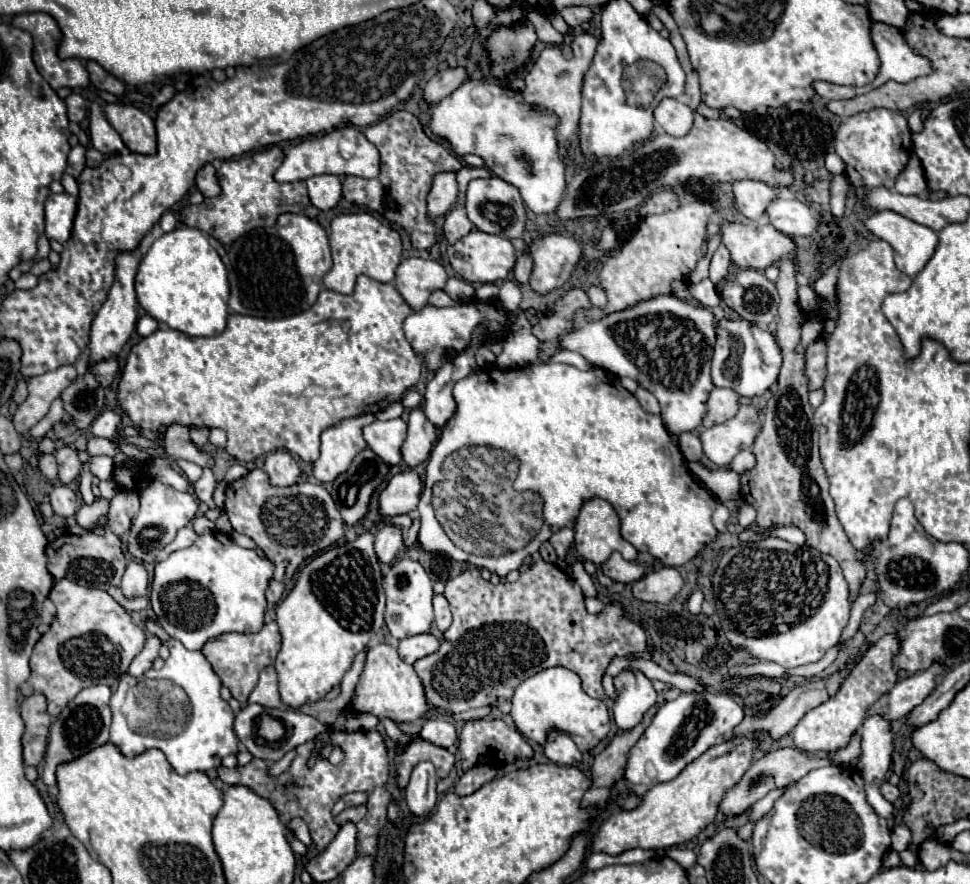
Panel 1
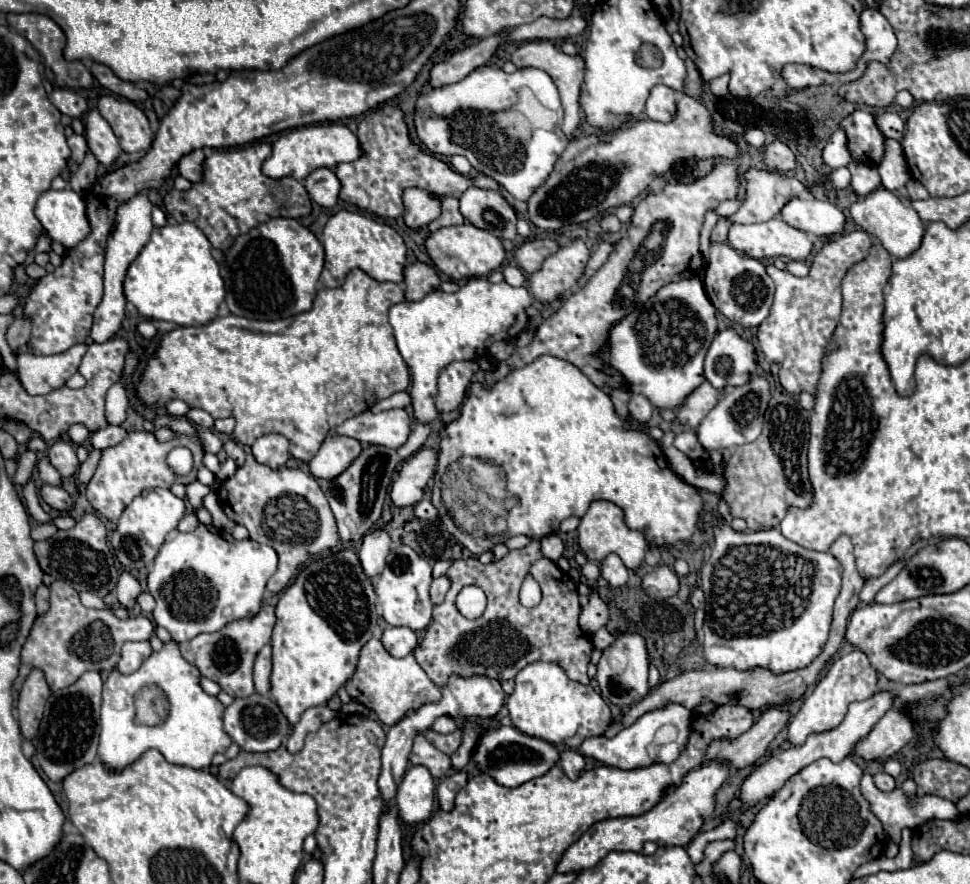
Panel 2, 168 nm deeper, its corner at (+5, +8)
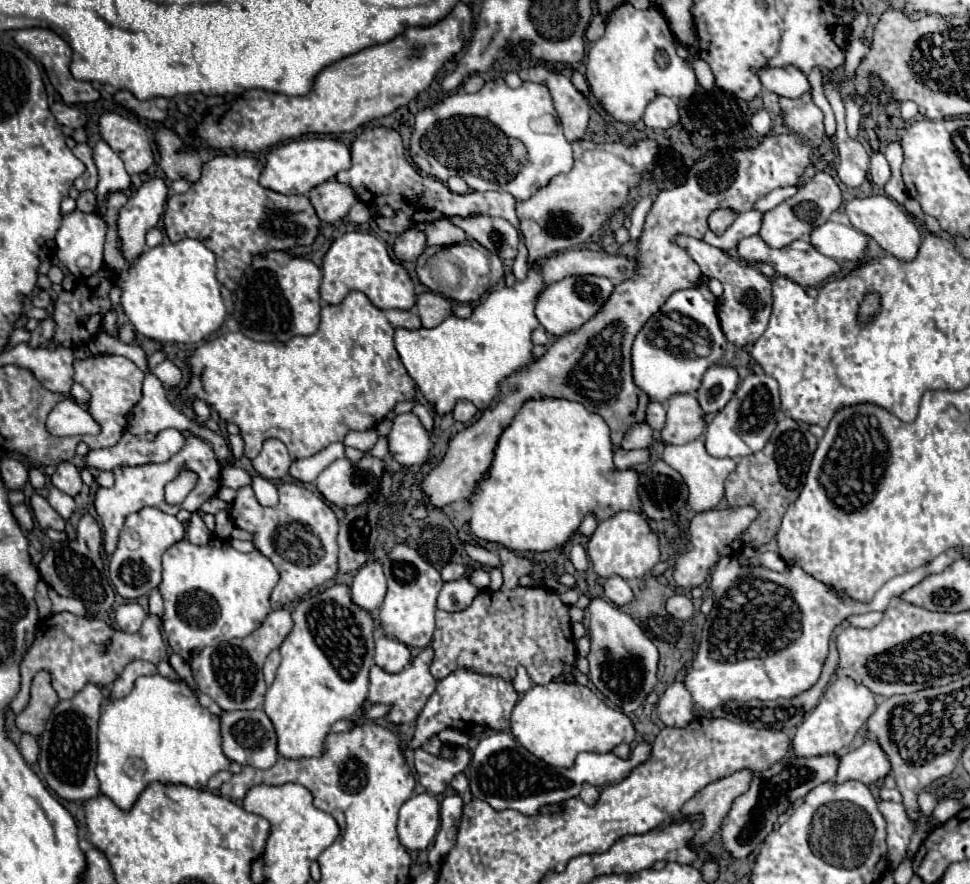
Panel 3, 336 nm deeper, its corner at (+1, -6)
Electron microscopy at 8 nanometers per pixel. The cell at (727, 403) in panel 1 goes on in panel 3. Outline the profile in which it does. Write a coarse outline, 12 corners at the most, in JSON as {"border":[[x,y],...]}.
{"border":[[692,394],[666,402],[662,440],[686,444],[702,436],[706,422]]}

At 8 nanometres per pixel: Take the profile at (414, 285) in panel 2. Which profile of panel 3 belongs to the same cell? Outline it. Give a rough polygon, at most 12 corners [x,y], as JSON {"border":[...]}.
{"border":[[424,292],[416,300],[416,314],[424,328],[434,328],[452,316],[452,302]]}

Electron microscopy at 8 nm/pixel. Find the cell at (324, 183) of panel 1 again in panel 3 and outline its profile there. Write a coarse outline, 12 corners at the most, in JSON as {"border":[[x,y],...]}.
{"border":[[328,180],[308,192],[322,222],[336,222],[358,202],[348,184]]}

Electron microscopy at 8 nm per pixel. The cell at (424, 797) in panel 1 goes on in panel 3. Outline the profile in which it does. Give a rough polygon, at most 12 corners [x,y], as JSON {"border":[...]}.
{"border":[[414,794],[400,808],[398,838],[426,850],[440,828],[434,796]]}

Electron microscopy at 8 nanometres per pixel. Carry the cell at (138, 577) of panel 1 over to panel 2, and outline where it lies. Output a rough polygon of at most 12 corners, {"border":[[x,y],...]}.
{"border":[[128,570],[120,574],[116,596],[120,604],[132,610],[142,592]]}

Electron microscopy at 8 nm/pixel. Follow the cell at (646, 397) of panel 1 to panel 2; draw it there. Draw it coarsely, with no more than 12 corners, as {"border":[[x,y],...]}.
{"border":[[634,394],[628,410],[632,418],[646,424],[654,406],[644,396]]}

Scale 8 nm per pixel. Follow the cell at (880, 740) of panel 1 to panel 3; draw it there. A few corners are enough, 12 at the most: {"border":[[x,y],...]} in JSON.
{"border":[[880,802],[890,866],[908,858],[916,824],[902,802]]}

